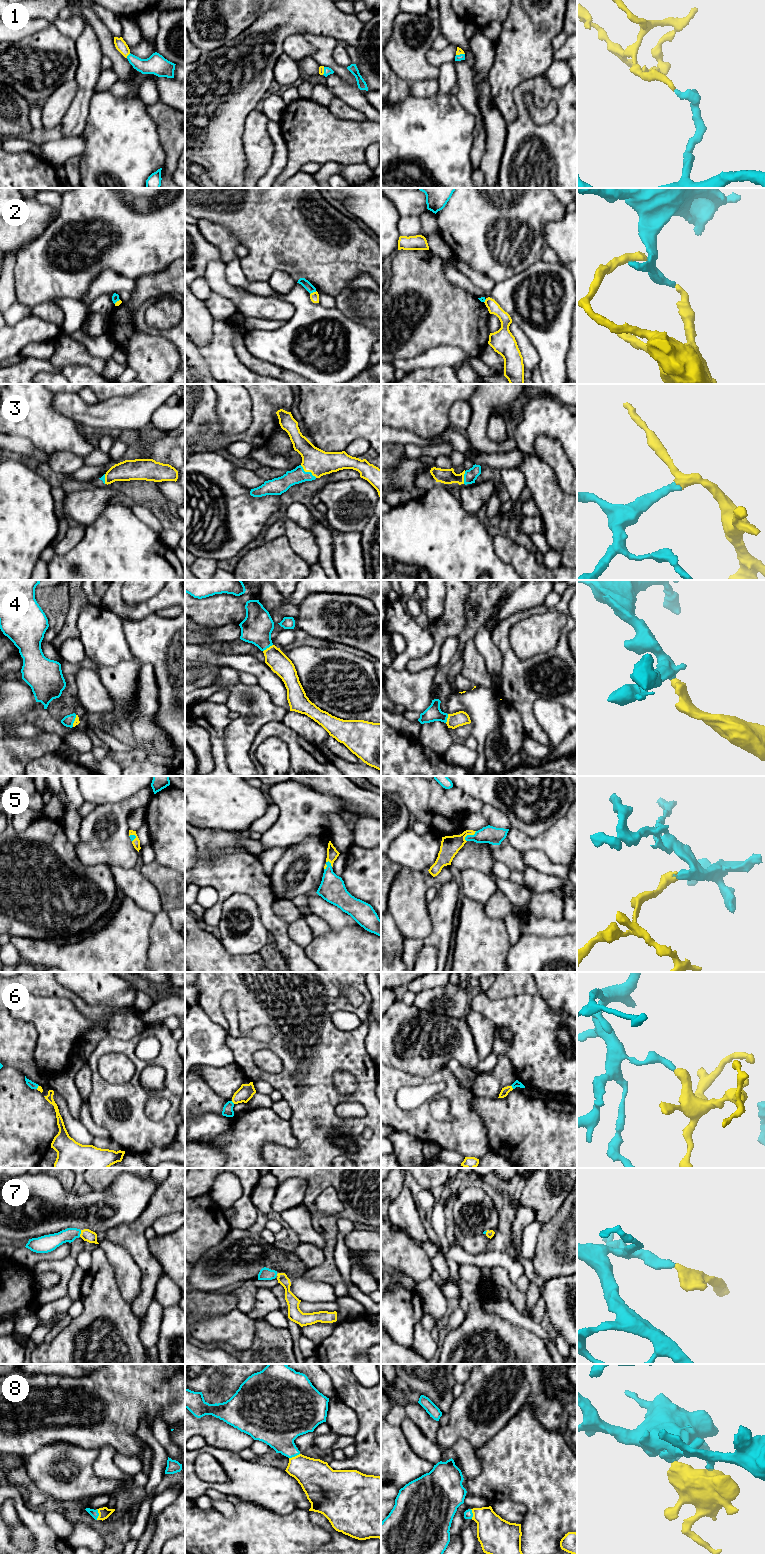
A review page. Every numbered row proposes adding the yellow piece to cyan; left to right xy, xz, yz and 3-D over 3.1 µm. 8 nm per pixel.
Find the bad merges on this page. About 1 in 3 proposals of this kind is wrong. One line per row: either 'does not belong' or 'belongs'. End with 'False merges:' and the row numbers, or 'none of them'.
1: belongs
2: does not belong
3: belongs
4: belongs
5: belongs
6: belongs
7: belongs
8: belongs
False merges: 2

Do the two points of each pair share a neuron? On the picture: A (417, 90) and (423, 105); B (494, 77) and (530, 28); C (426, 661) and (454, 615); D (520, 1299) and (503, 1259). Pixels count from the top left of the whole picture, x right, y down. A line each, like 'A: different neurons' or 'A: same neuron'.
A: different neurons
B: same neuron
C: same neuron
D: different neurons

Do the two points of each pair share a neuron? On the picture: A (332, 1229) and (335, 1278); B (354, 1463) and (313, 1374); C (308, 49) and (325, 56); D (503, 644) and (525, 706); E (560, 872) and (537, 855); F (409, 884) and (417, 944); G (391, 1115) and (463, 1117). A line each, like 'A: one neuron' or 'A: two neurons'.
A: one neuron
B: two neurons
C: two neurons
D: one neuron
E: one neuron
F: two neurons
G: one neuron

